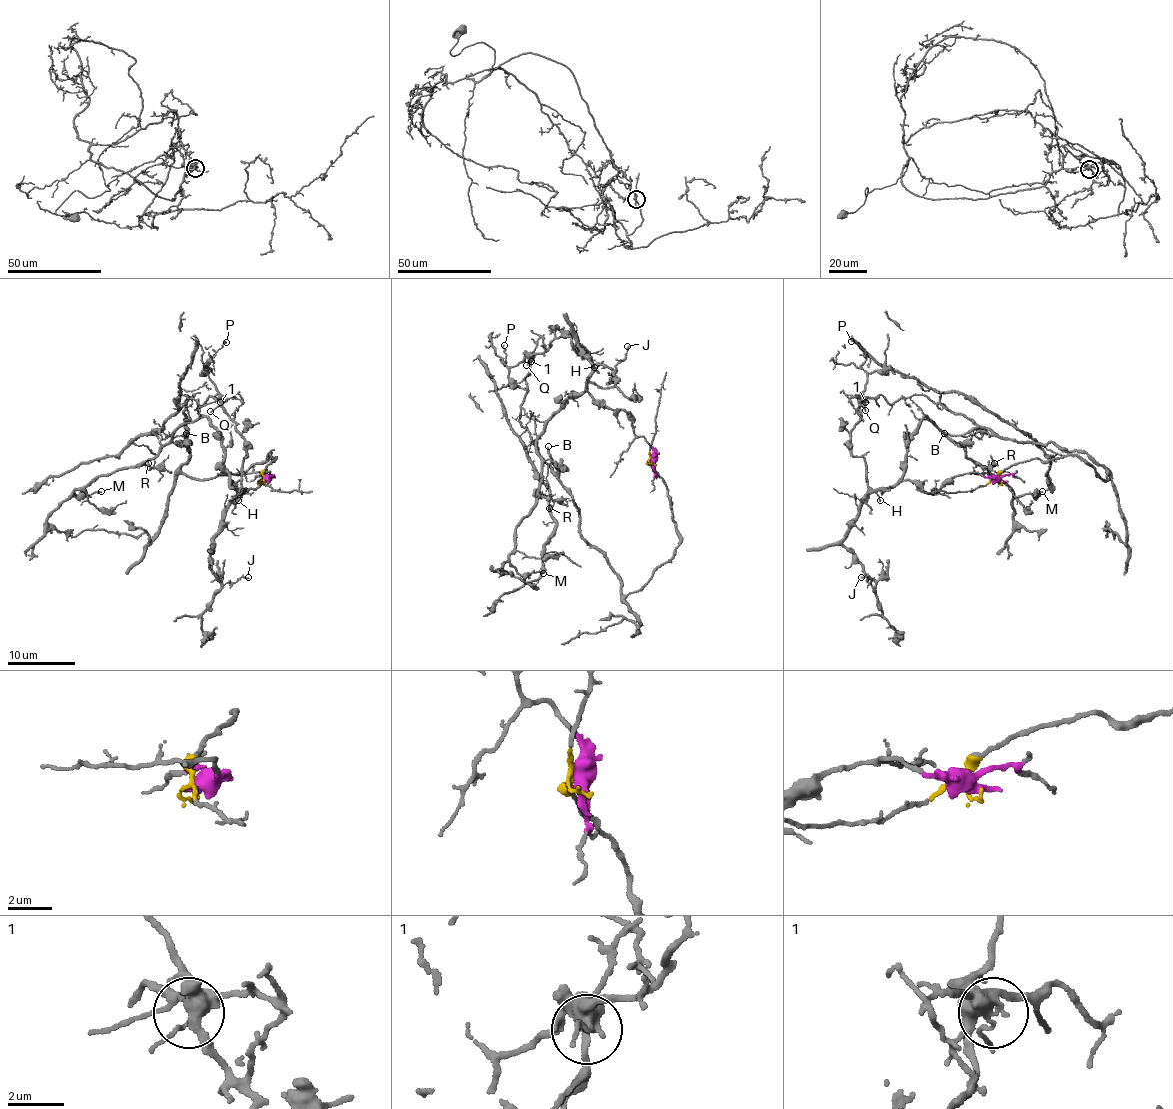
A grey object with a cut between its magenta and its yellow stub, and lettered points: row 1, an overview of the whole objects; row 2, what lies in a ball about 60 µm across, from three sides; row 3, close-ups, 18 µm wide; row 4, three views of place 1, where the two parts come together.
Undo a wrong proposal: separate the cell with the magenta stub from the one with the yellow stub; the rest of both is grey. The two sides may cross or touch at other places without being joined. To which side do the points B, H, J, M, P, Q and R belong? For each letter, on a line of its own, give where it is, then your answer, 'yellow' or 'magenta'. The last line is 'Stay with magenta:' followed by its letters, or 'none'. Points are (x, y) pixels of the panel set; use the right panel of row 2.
B: (944, 433) | yellow
H: (880, 500) | magenta
J: (861, 577) | magenta
M: (1042, 491) | magenta
P: (851, 341) | magenta
Q: (865, 410) | yellow
R: (994, 463) | magenta
Stay with magenta: H, J, M, P, R

